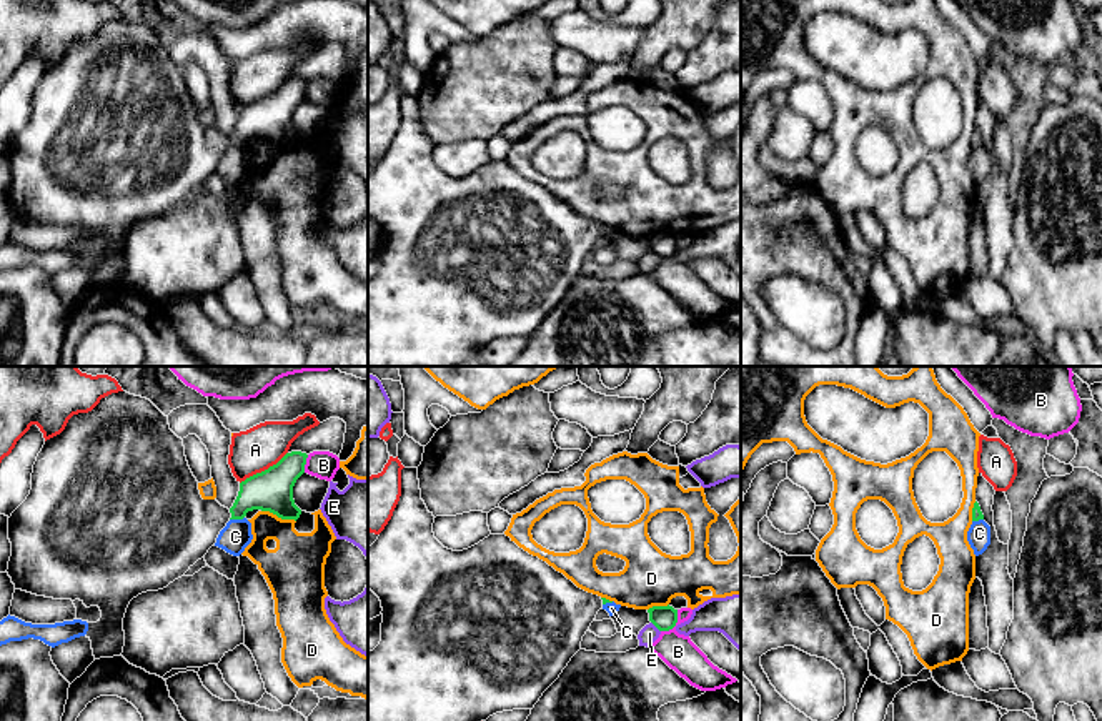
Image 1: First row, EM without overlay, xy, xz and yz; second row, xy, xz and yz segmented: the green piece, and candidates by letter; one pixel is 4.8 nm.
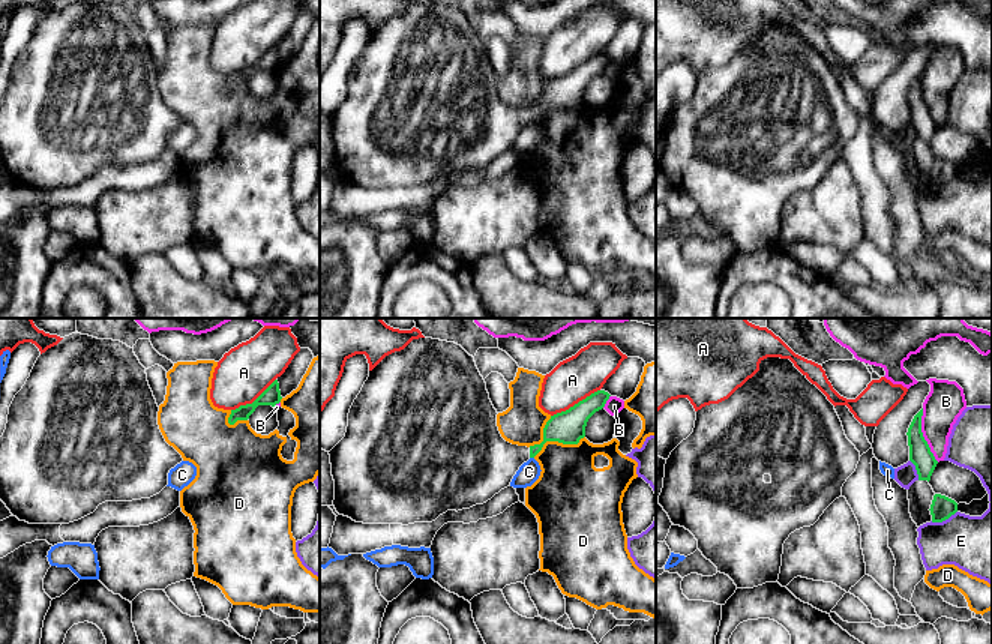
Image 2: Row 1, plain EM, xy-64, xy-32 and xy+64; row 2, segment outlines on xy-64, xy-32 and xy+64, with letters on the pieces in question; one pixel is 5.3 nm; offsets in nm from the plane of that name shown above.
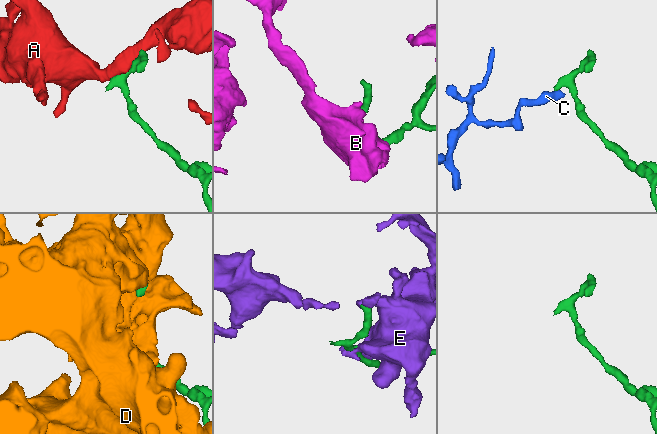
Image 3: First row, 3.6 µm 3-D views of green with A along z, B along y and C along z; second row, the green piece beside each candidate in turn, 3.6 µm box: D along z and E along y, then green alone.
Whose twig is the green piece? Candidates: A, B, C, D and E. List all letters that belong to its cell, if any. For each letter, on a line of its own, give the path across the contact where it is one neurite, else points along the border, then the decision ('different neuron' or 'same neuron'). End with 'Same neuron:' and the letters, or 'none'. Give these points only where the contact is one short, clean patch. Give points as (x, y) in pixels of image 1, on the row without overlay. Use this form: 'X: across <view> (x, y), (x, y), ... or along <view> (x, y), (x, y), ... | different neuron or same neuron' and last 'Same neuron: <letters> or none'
A: different neuron
B: different neuron
C: along xy (243, 144), (230, 147) | different neuron
D: different neuron
E: different neuron
Same neuron: none

